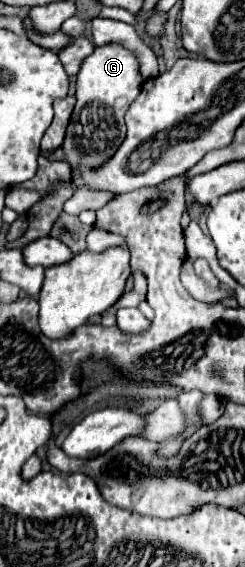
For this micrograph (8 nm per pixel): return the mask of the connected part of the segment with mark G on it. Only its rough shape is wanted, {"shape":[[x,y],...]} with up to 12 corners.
{"shape":[[118,42],[82,60],[62,144],[100,166],[126,136],[144,78]]}

